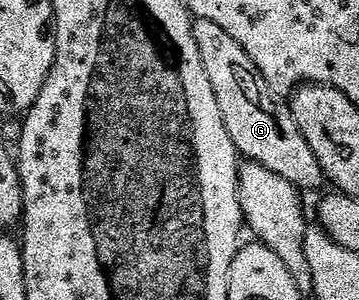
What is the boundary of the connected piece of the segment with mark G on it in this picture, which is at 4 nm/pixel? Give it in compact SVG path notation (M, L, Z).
M195 18L194 36L200 61L204 61L208 81L212 81L220 105L220 117L224 117L224 129L228 129L228 137L232 137L239 156L264 165L264 169L276 173L276 177L284 177L284 181L303 192L316 190L324 183L320 161L316 161L304 133L300 133L289 106L266 84L252 57L216 21Z

